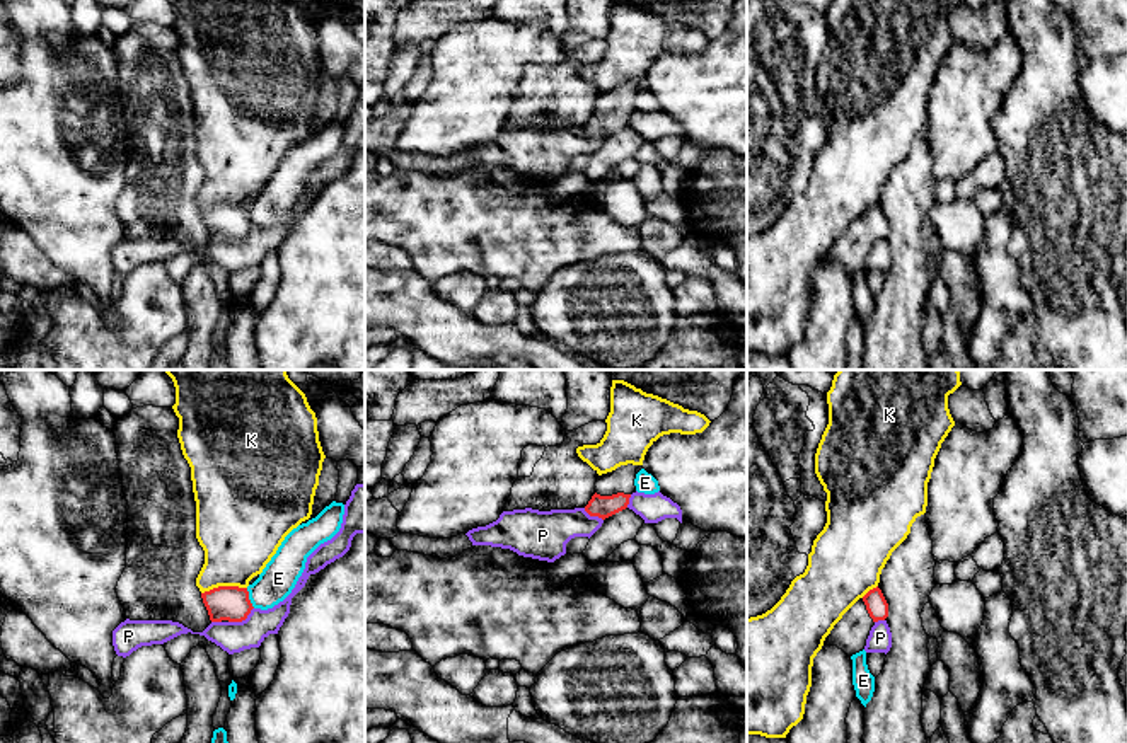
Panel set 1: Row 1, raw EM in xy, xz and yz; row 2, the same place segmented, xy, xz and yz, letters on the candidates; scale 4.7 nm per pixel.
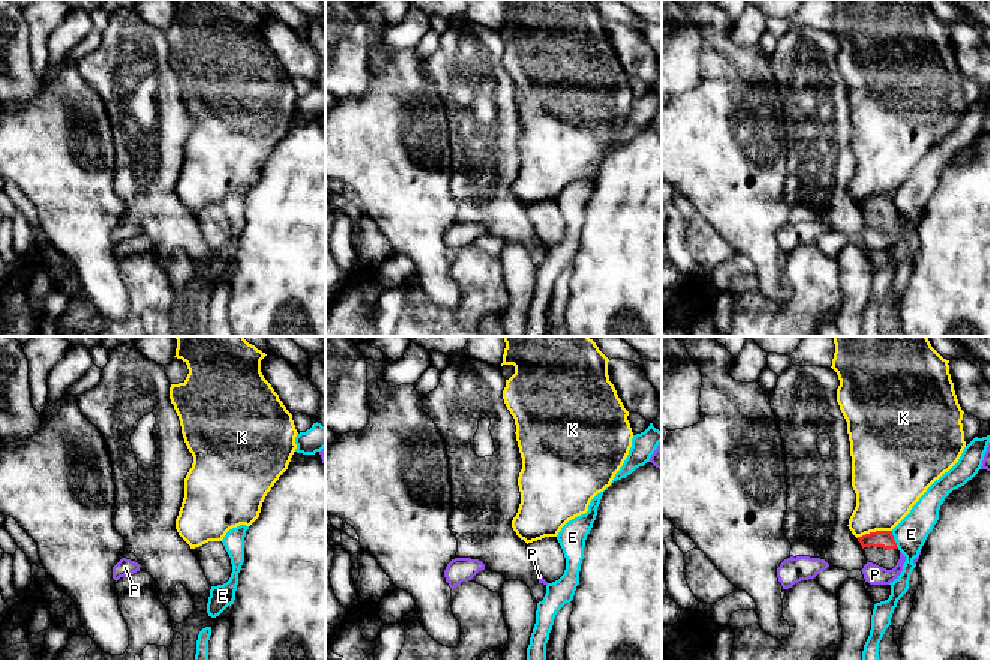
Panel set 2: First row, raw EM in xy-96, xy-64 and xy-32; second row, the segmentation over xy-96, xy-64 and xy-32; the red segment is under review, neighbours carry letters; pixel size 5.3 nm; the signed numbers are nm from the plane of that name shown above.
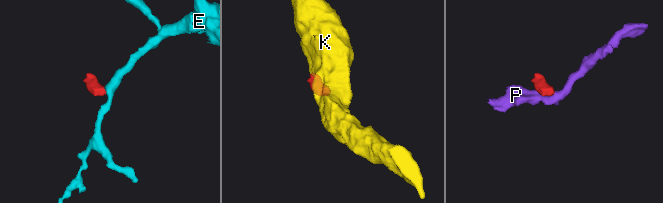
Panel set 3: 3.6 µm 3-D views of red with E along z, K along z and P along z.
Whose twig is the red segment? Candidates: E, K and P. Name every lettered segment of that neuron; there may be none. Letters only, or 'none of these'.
none of these

